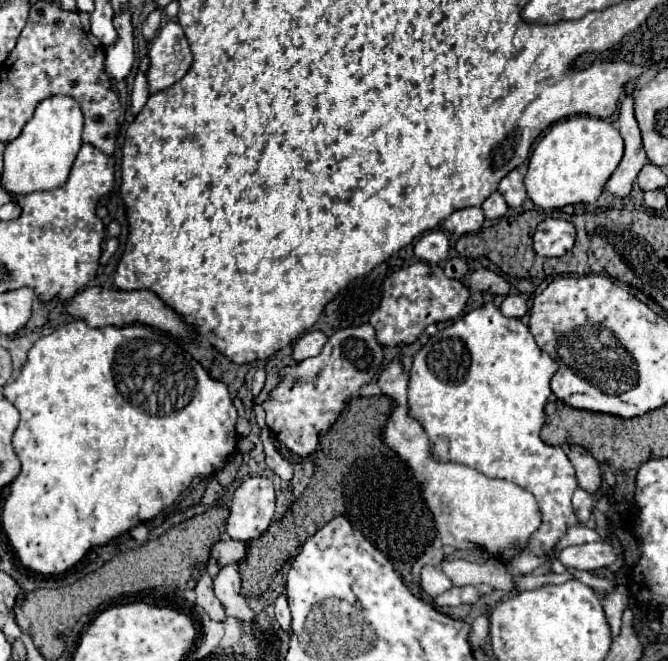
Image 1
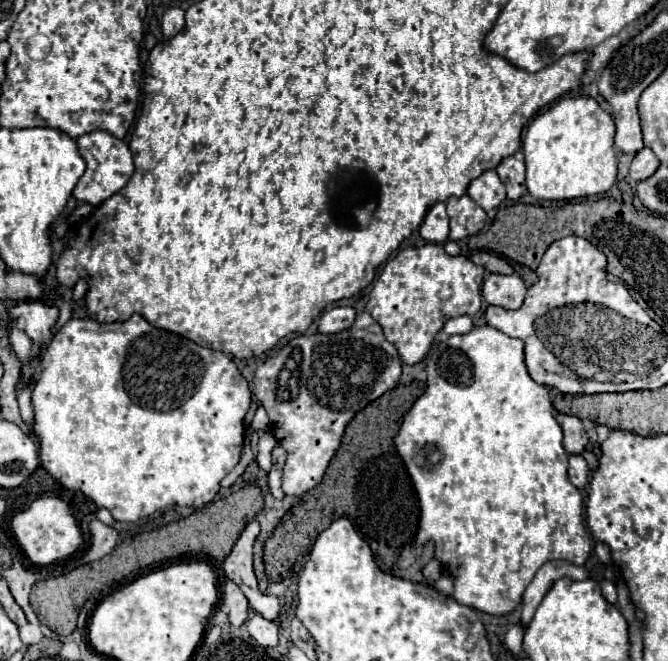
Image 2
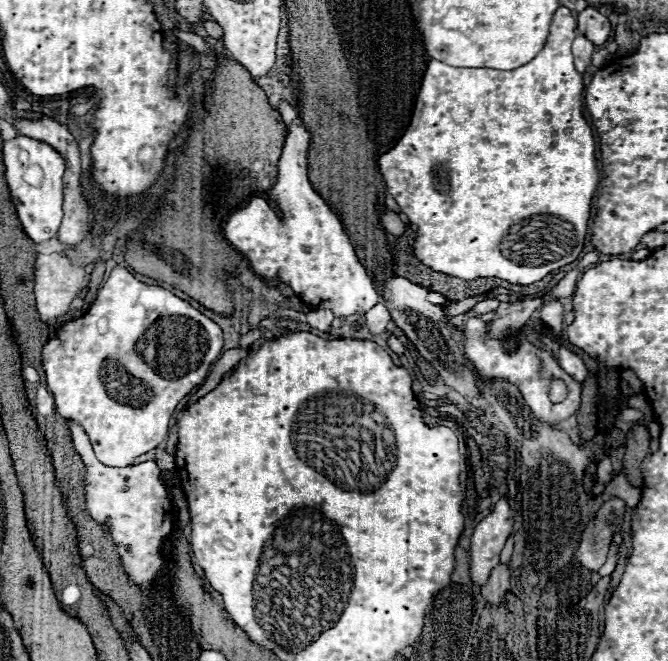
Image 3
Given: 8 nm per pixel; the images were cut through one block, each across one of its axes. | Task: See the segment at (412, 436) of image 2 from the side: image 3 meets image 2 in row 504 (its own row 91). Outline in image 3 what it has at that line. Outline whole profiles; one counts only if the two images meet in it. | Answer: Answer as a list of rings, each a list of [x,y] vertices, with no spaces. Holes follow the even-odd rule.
[[[560,6],[554,14],[550,36],[540,50],[540,54],[530,60],[528,64],[514,68],[514,70],[492,70],[492,68],[456,68],[448,66],[438,60],[430,60],[426,74],[422,78],[420,94],[414,104],[414,112],[410,118],[410,124],[402,138],[396,142],[394,148],[390,148],[386,154],[378,158],[380,172],[384,176],[384,182],[388,186],[388,192],[398,202],[400,210],[410,218],[410,222],[416,226],[416,240],[414,240],[414,254],[416,258],[436,270],[444,272],[462,280],[476,280],[476,278],[500,278],[508,280],[512,284],[528,286],[538,280],[542,280],[548,272],[562,268],[568,262],[574,262],[582,248],[586,238],[586,228],[590,220],[590,206],[594,192],[600,182],[598,166],[596,166],[596,142],[593,131],[582,114],[582,92],[584,92],[584,78],[574,68],[572,58],[572,40],[576,38],[576,18],[572,12],[564,6]]]

